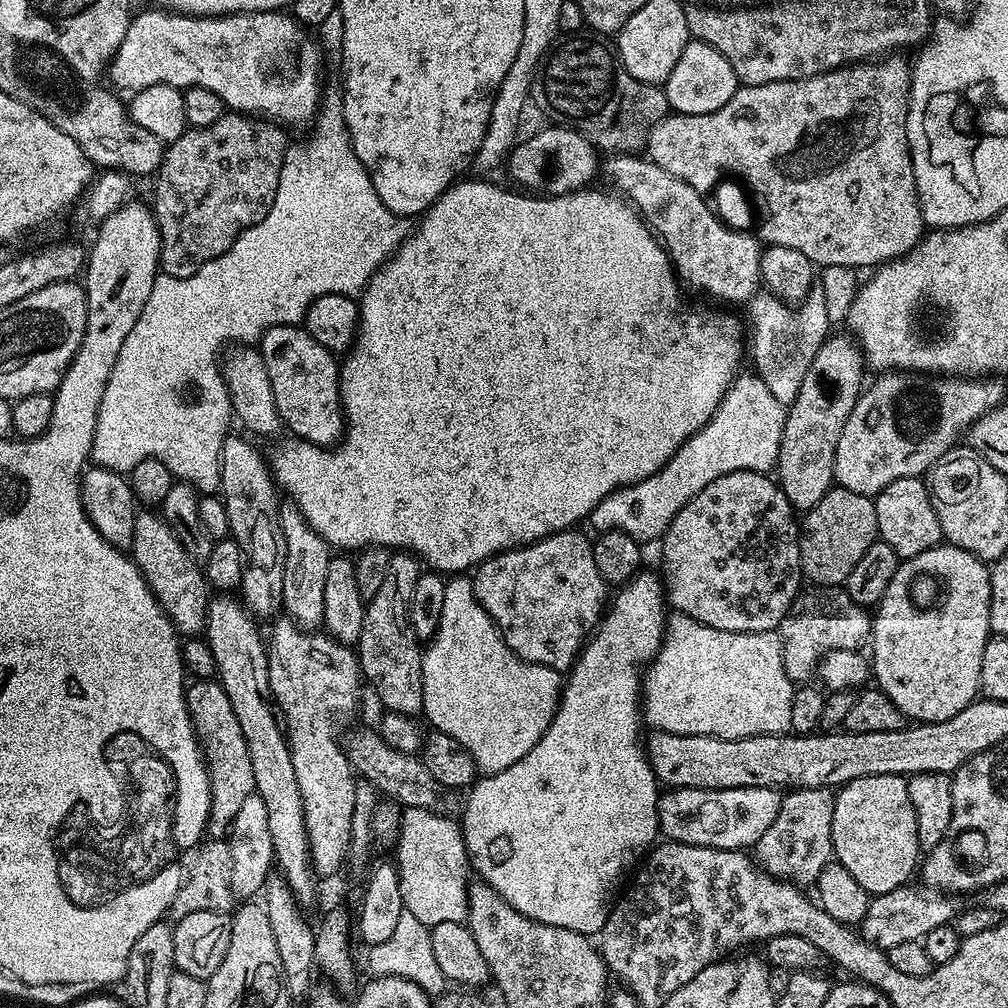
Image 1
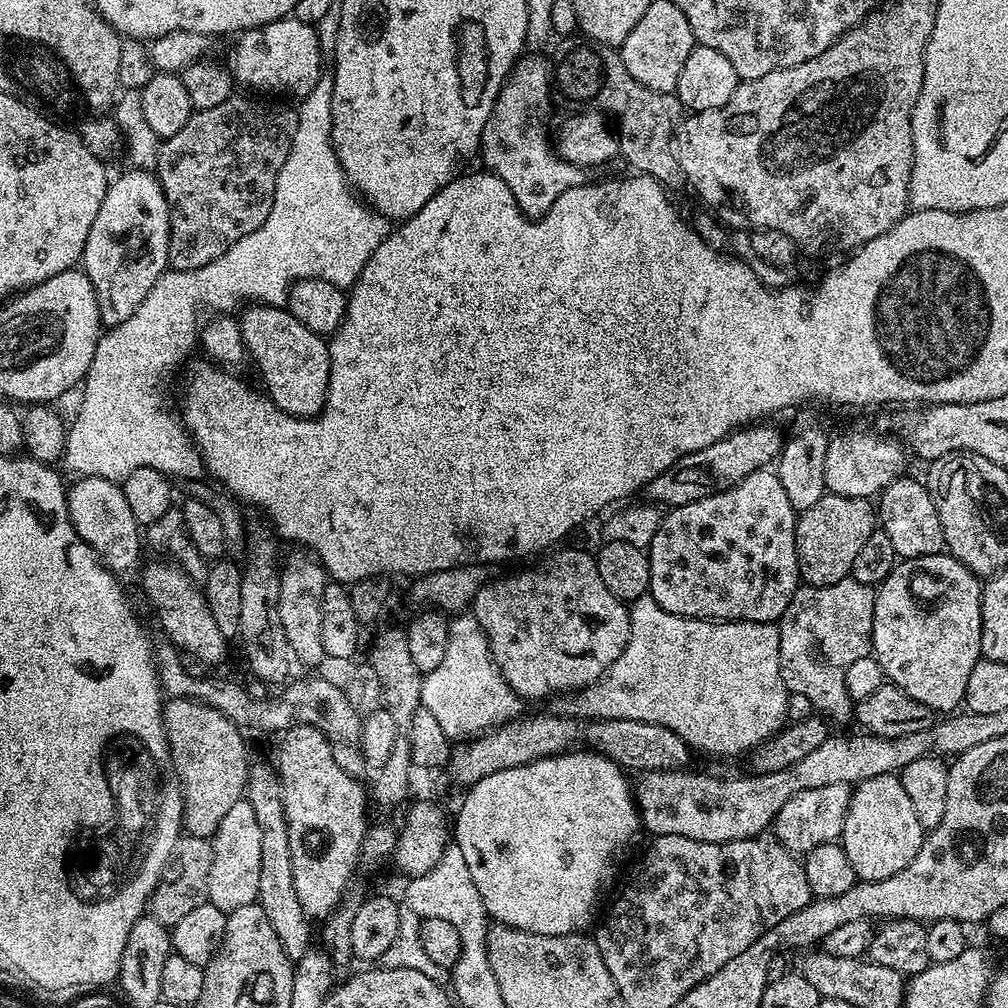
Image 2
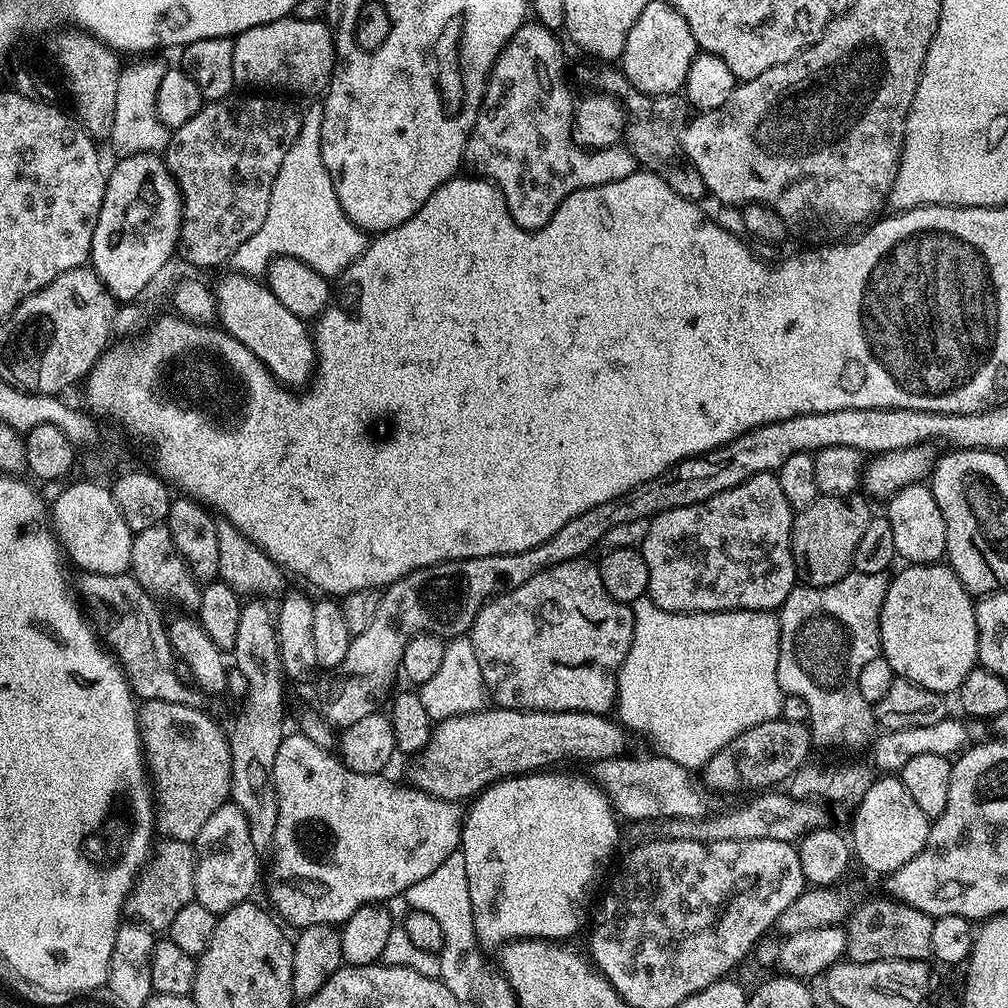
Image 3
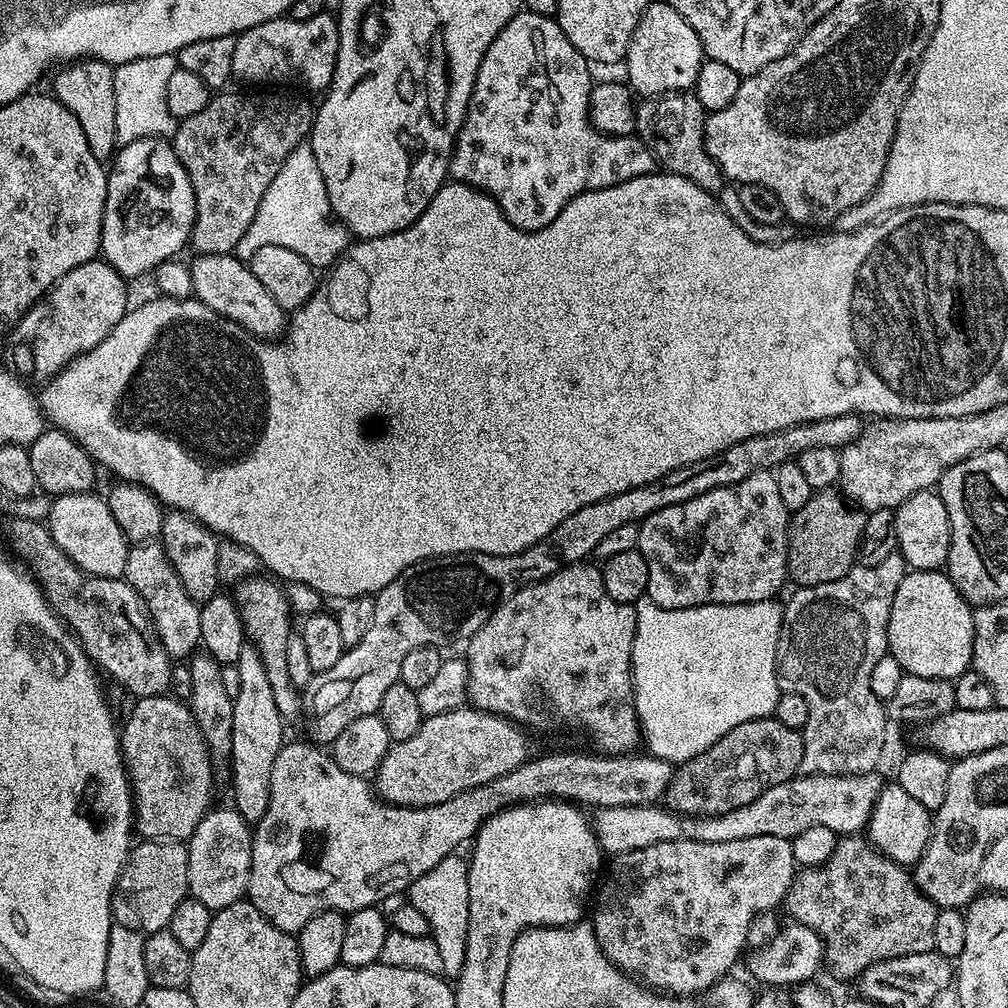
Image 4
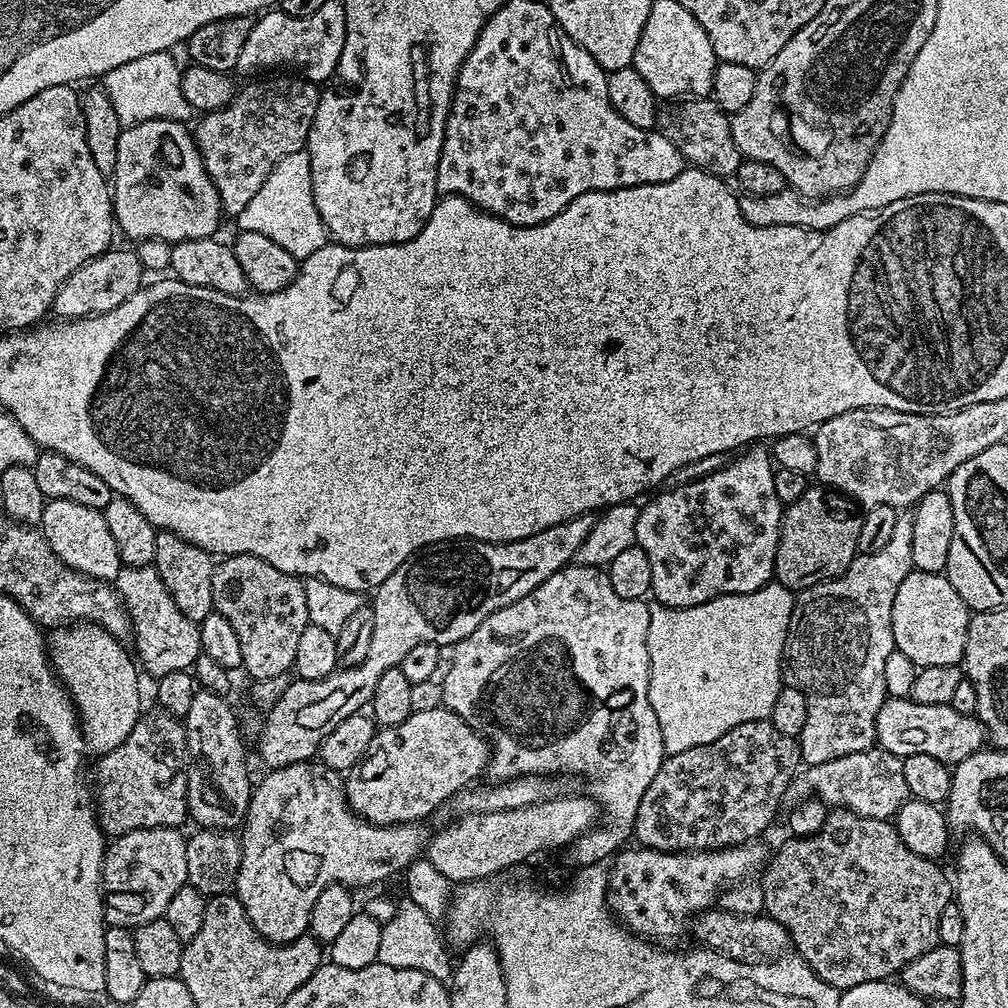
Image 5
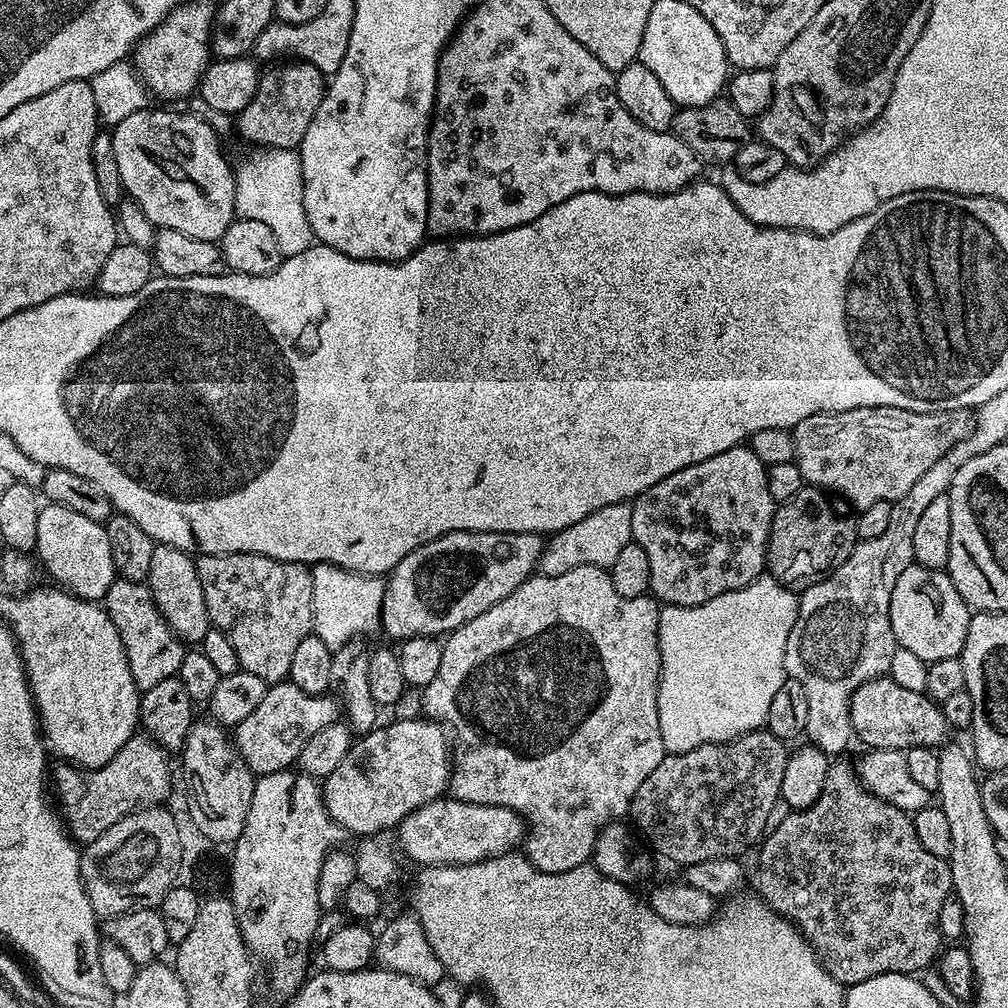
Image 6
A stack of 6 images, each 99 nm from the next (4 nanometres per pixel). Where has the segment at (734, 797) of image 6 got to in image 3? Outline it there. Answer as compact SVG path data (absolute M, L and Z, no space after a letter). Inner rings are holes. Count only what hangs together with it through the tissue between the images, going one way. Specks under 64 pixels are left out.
M786 719L771 720L743 732L738 739L720 751L704 767L707 784L722 792L734 792L742 788L766 790L791 779L805 765L813 748L811 727L808 724Z

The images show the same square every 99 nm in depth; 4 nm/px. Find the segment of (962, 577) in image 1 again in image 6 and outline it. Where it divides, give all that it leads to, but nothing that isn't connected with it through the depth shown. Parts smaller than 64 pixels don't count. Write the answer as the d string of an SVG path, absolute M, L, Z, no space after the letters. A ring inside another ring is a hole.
M915 562L902 570L890 598L890 626L897 645L926 662L959 656L966 642L969 615L968 603L958 594L947 571L923 568Z

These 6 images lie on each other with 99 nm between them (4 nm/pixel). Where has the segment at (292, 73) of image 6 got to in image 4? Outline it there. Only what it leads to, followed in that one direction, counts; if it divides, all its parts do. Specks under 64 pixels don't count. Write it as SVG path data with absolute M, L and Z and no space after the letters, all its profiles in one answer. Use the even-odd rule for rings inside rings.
M224 90L219 94L213 95L205 108L202 110L198 110L198 114L194 114L193 116L188 116L185 120L179 121L175 125L175 133L171 137L170 143L172 145L173 150L178 154L178 158L180 159L180 164L186 170L186 174L190 178L190 186L194 190L194 198L196 199L196 217L194 218L194 226L192 227L192 234L190 237L191 247L196 247L195 250L199 255L205 256L206 254L232 254L235 253L236 247L238 246L238 242L242 242L242 234L246 234L246 230L250 230L250 222L254 222L254 214L258 214L258 206L262 202L262 198L266 194L266 190L270 190L270 182L274 182L274 174L278 174L278 170L282 170L282 162L286 162L286 158L288 155L294 151L298 145L305 143L309 139L310 133L312 131L312 122L314 119L314 108L313 105L308 105L306 101L303 100L300 96L283 96L283 91L280 90L268 90L272 92L232 92L233 90Z

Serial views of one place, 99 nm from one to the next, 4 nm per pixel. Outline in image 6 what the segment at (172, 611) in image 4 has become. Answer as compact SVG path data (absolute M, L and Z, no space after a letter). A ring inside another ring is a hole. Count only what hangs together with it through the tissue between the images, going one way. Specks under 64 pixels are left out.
M117 578L110 590L106 590L102 607L108 612L110 621L114 622L114 627L118 630L122 646L125 647L130 674L133 675L141 693L179 673L186 645L172 633L172 627L158 610L147 583Z

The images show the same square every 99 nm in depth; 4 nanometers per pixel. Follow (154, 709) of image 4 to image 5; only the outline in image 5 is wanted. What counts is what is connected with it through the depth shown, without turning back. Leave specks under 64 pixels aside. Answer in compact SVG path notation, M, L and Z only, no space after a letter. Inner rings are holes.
M163 710L156 712L145 711L137 720L137 724L127 734L126 740L114 750L101 755L98 762L100 765L96 768L96 784L94 780L94 811L96 819L100 821L100 828L109 837L115 838L126 834L130 830L142 830L143 828L180 828L183 820L189 819L188 811L188 747L186 746L186 734L184 733L183 723L171 713Z

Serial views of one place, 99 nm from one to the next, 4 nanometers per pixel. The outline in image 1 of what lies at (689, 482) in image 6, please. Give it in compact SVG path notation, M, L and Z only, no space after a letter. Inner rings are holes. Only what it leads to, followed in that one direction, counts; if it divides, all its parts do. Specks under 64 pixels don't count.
M728 472L719 476L714 482L710 482L670 522L670 526L664 532L660 548L660 560L664 563L664 576L662 572L662 583L666 593L666 600L672 604L681 616L689 616L706 626L714 626L718 630L730 630L731 632L771 632L779 629L784 615L790 610L790 606L796 601L801 591L802 573L800 570L800 529L798 527L798 516L792 507L792 503L786 498L779 483L771 475L763 472Z

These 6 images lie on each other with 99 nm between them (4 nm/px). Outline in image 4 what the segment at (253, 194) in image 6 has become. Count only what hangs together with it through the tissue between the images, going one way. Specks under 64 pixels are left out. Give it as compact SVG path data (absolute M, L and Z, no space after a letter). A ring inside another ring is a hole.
M305 142L288 155L286 162L282 162L282 170L274 174L274 182L270 182L270 190L266 190L258 214L254 214L254 222L250 222L250 230L242 234L235 255L248 262L262 246L286 246L286 250L302 254L313 268L323 270L339 260L349 243L348 229L332 212L326 182L322 182L322 170L318 170L311 143Z

